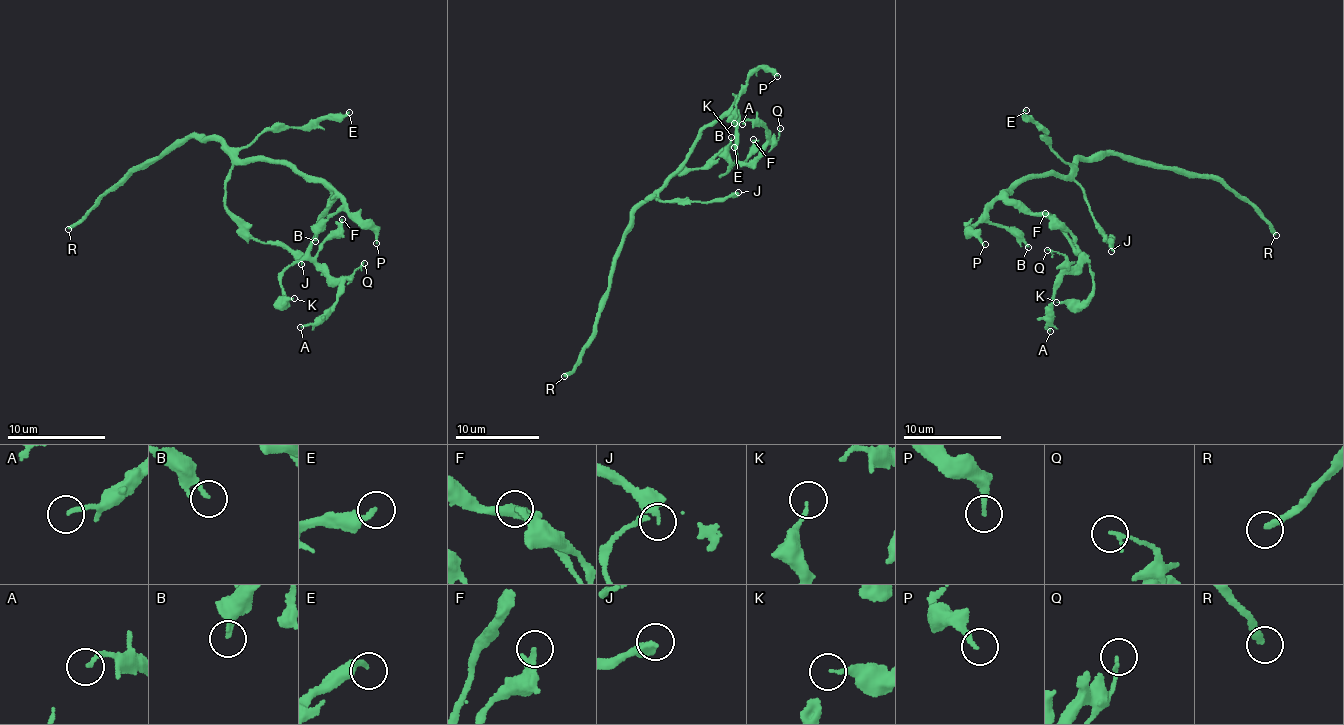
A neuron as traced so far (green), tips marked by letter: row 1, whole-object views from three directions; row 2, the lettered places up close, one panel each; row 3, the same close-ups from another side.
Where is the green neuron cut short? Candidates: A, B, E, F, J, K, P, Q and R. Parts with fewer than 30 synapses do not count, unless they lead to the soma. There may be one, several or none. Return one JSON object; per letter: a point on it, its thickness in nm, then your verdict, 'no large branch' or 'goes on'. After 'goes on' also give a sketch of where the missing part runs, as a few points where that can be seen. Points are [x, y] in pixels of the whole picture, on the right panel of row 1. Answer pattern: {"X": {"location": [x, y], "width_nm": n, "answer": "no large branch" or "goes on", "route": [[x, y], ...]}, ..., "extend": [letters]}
{"A": {"location": [1050, 331], "width_nm": 160, "answer": "no large branch"}, "B": {"location": [1028, 247], "width_nm": 140, "answer": "no large branch"}, "E": {"location": [1026, 110], "width_nm": 240, "answer": "no large branch"}, "F": {"location": [1045, 213], "width_nm": 260, "answer": "no large branch"}, "J": {"location": [1111, 251], "width_nm": 360, "answer": "no large branch"}, "K": {"location": [1056, 302], "width_nm": 120, "answer": "no large branch"}, "P": {"location": [985, 244], "width_nm": 180, "answer": "no large branch"}, "Q": {"location": [1047, 250], "width_nm": 130, "answer": "no large branch"}, "R": {"location": [1276, 235], "width_nm": 280, "answer": "goes on"}, "extend": ["R"]}

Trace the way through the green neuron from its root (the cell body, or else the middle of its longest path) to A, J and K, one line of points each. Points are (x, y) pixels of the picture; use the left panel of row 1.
A: (251, 156), (287, 166), (323, 185), (332, 196), (310, 253), (340, 284), (340, 293), (311, 324), (300, 327)
J: (251, 156), (240, 160), (227, 178), (224, 204), (252, 236), (261, 242), (280, 243), (301, 264)
K: (251, 156), (260, 155), (287, 166), (323, 185), (332, 196), (310, 248), (280, 278), (283, 303), (294, 298)

